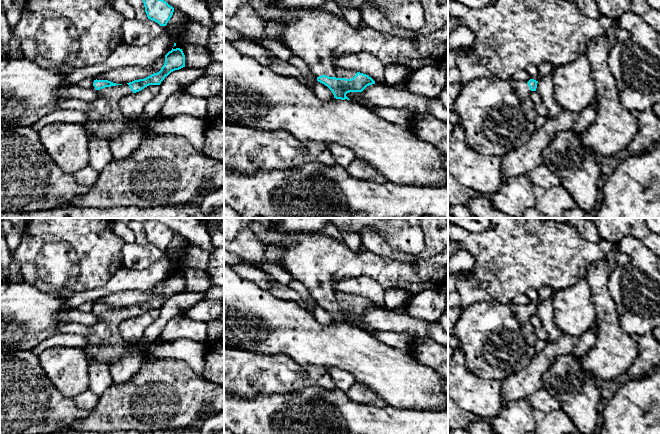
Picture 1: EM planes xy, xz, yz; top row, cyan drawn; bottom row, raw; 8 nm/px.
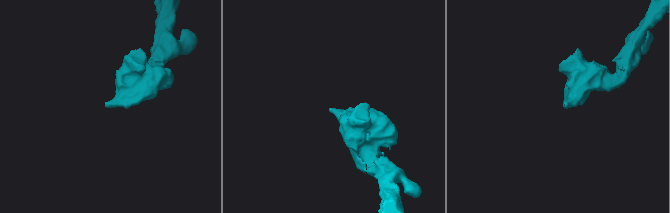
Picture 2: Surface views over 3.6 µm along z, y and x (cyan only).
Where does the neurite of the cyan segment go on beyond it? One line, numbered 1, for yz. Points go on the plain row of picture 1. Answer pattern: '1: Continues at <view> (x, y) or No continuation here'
1: Continues at yz (498, 340)

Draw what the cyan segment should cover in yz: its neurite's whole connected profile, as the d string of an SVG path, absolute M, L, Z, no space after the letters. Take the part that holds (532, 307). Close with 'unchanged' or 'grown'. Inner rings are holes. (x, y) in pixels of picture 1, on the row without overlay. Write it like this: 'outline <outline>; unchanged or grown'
outline M482 301L463 308L454 334L459 341L458 348L465 354L469 371L482 379L502 381L528 366L537 354L535 343L538 339L528 318L536 315L537 307L534 303L526 307Z; grown

